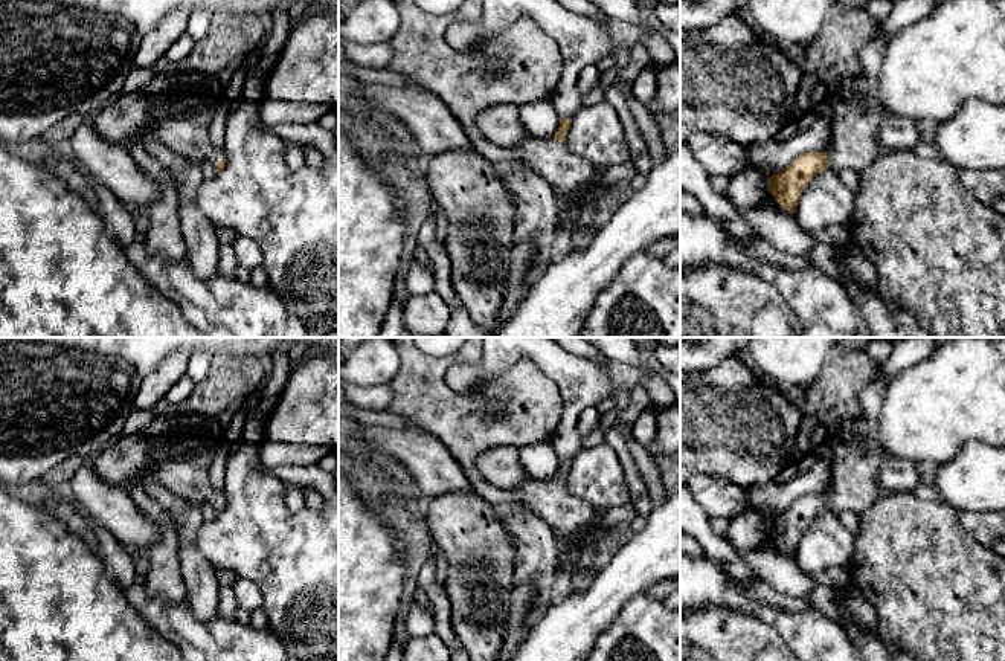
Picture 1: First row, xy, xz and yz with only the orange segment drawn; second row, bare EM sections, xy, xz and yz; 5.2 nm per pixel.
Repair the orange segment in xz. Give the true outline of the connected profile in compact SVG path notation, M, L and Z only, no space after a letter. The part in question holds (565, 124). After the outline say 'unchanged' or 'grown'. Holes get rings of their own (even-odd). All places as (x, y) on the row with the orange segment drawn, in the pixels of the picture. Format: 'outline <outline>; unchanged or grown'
outline M560 119L554 137L529 134L514 150L529 169L554 188L561 203L557 231L572 235L572 250L575 250L584 249L598 229L590 221L595 211L583 217L576 209L576 203L587 195L584 186L592 180L596 186L605 188L610 198L616 189L628 185L639 174L631 160L598 169L592 162L570 153L566 145L570 124L572 119Z; grown

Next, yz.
outline M859 72L842 79L840 87L830 92L825 101L833 122L831 148L820 153L804 153L798 156L784 171L770 177L769 192L790 214L796 214L799 197L808 182L820 171L833 168L852 169L860 177L860 188L856 195L856 208L849 231L852 240L860 247L865 261L877 270L877 292L880 296L910 314L932 337L1005 337L1005 215L973 197L959 182L958 169L949 163L924 159L912 150L881 151L877 142L880 121L888 114L877 96L875 76Z; grown

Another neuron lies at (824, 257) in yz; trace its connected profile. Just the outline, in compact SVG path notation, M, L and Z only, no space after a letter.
M827 240L819 241L807 260L810 266L817 267L840 284L840 255Z

